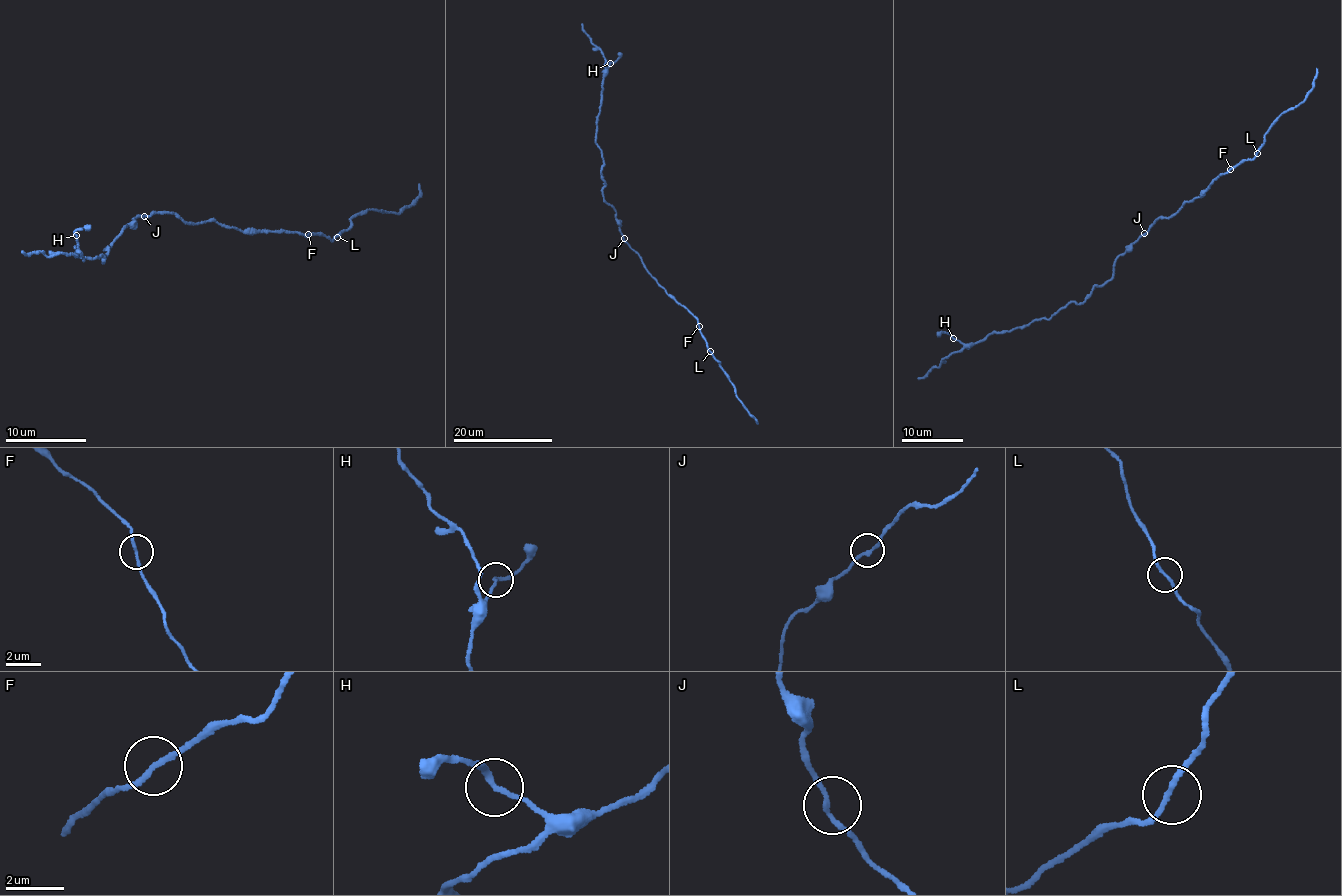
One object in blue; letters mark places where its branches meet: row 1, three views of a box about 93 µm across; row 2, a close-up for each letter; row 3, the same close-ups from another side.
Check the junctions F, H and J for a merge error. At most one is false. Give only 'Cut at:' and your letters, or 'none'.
Cut at: F

